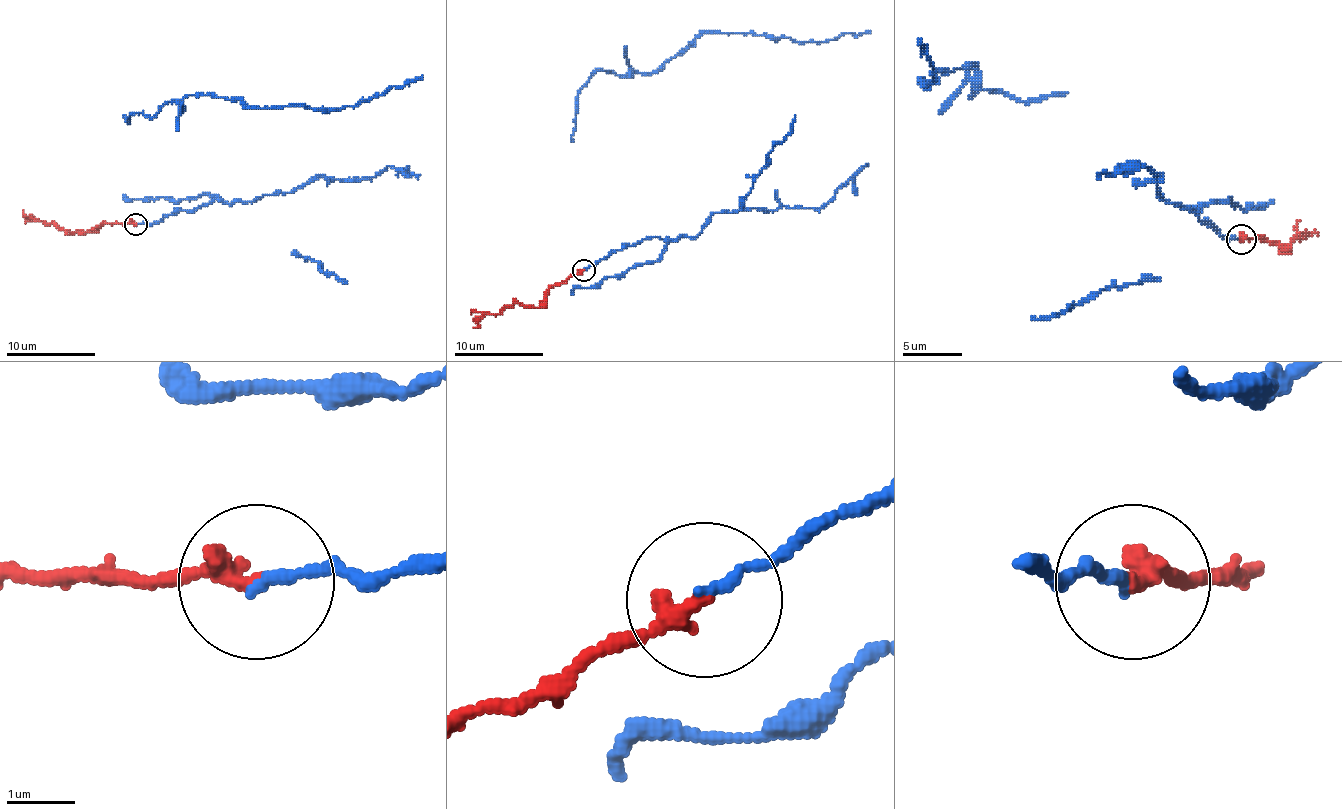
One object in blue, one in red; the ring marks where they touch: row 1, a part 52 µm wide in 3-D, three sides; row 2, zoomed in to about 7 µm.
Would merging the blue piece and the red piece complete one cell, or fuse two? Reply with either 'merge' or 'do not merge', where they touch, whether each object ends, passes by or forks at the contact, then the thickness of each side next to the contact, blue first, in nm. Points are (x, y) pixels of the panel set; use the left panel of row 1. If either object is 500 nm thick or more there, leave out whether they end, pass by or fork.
merge | (136, 224) | blue ends | red ends | 150/320 nm

